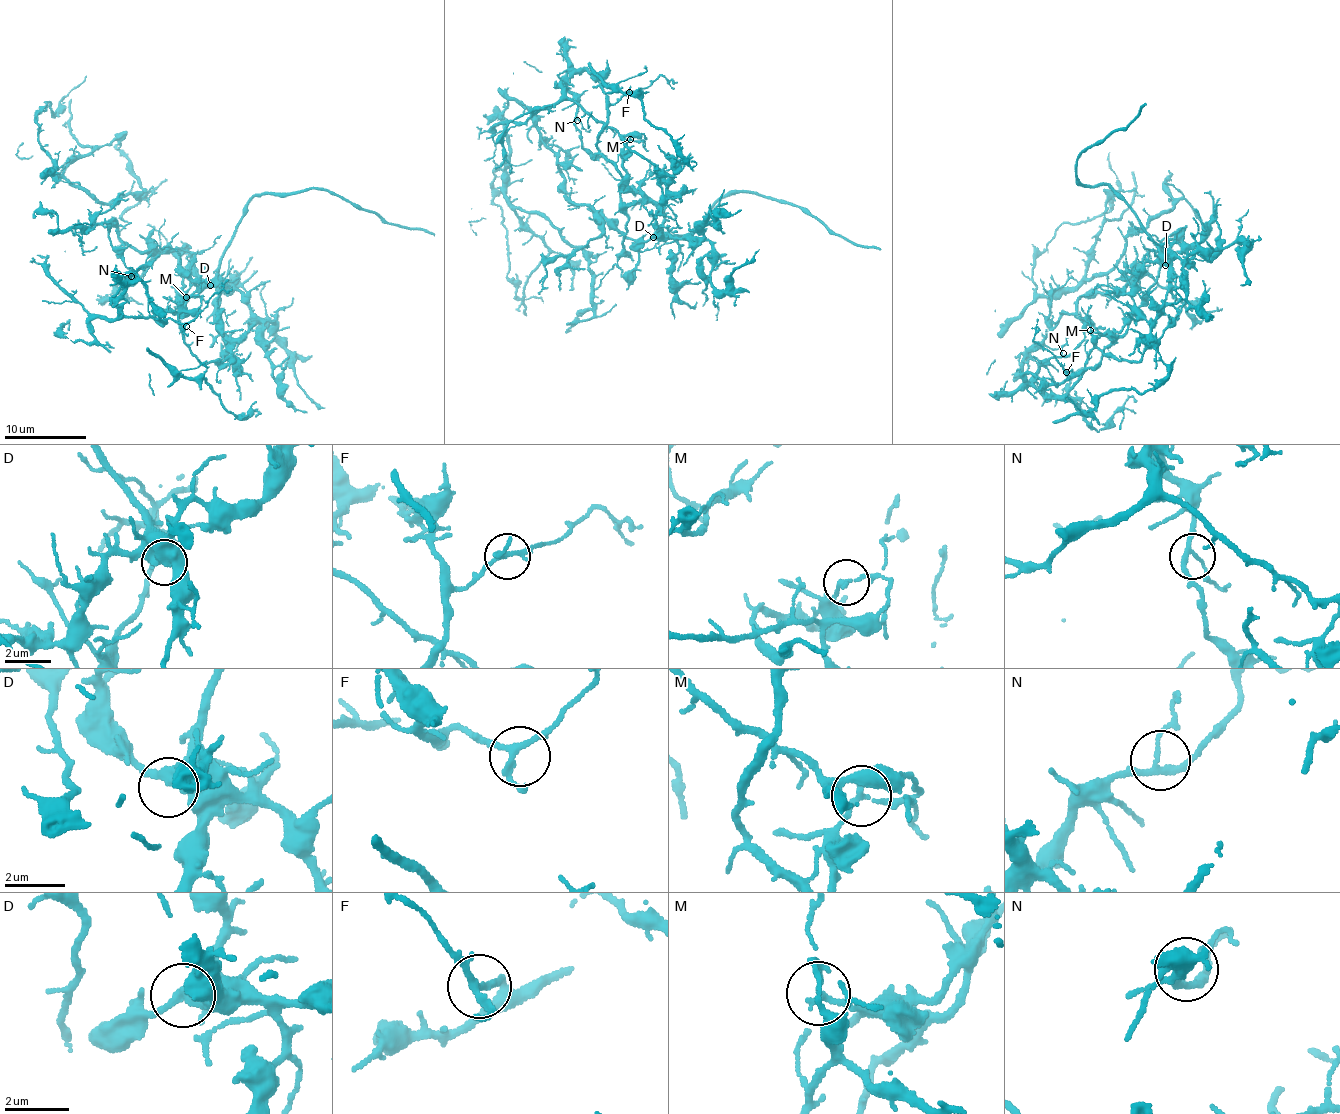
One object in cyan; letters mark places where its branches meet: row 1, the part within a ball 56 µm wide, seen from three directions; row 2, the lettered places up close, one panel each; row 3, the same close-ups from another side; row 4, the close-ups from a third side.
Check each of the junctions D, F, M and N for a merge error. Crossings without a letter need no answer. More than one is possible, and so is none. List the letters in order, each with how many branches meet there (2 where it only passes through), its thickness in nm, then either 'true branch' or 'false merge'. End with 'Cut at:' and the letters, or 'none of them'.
D: 2 branches meet; 550 nm thick; true branch
F: 3 branches meet; 180 nm thick; true branch
M: 2 branches meet; 170 nm thick; false merge
N: 3 branches meet; 160 nm thick; true branch
Cut at: M

